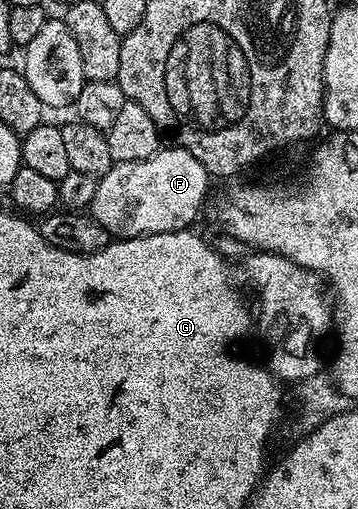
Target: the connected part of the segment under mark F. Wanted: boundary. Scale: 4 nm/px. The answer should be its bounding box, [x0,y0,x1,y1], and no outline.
[89,147,207,238]

